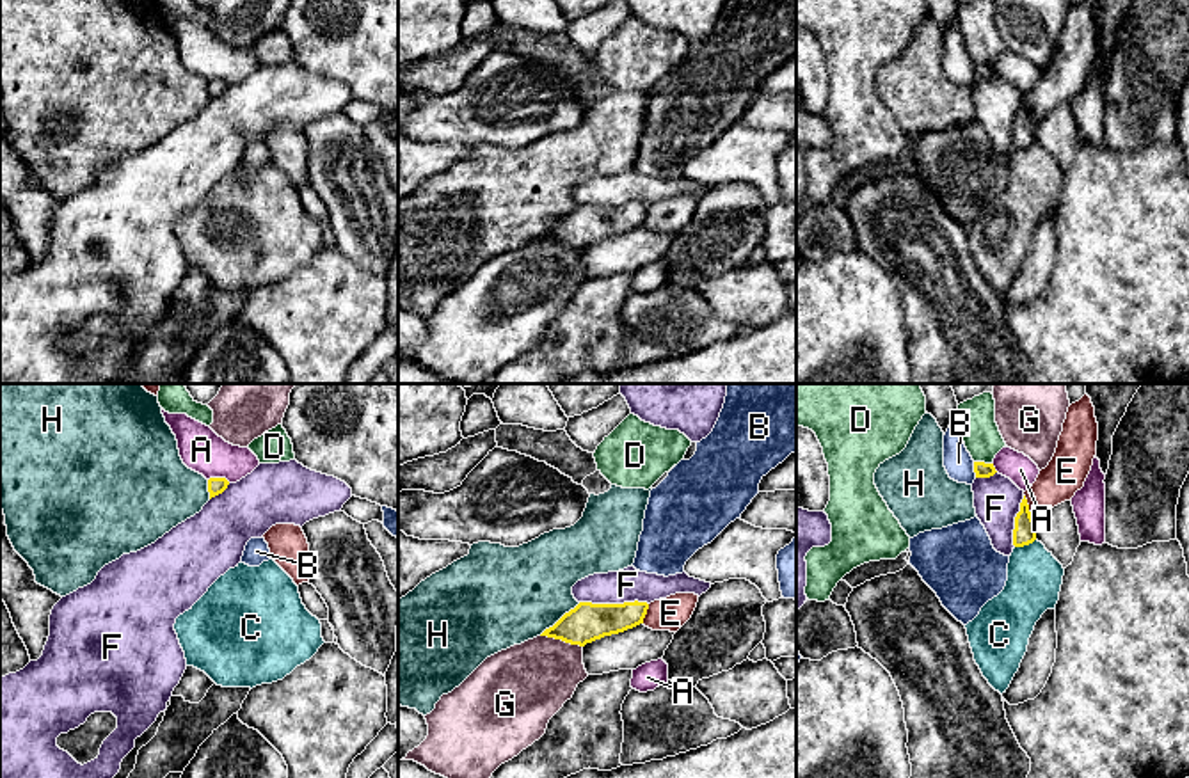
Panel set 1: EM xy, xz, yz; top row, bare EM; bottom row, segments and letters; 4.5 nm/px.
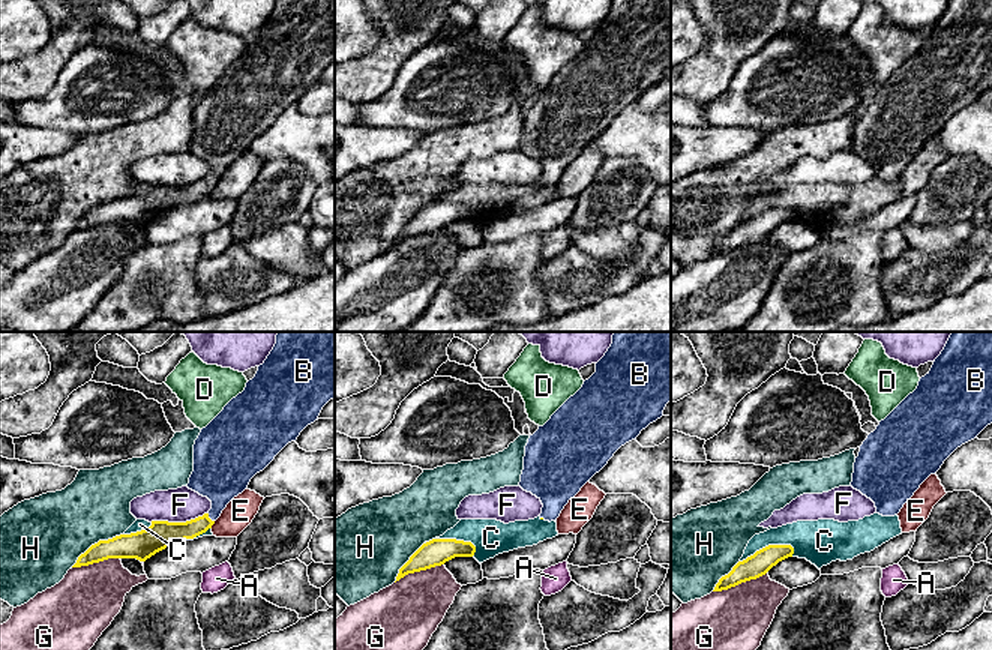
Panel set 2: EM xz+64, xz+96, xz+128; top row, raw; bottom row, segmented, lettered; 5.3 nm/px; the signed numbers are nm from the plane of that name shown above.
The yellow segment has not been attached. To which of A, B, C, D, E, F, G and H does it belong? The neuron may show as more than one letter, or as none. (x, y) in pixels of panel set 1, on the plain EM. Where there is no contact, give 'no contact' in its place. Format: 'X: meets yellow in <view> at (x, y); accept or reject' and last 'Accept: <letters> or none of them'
A: meets yellow in xy at (219, 80); reject
B: meets yellow in yz at (974, 71); accept
C: meets yellow in yz at (1024, 146); reject
D: meets yellow in yz at (983, 64); reject
E: meets yellow in yz at (1028, 112); reject
F: meets yellow in xz at (614, 206); reject
G: meets yellow in xz at (562, 242); reject
H: meets yellow in xz at (560, 221); reject
Accept: B

